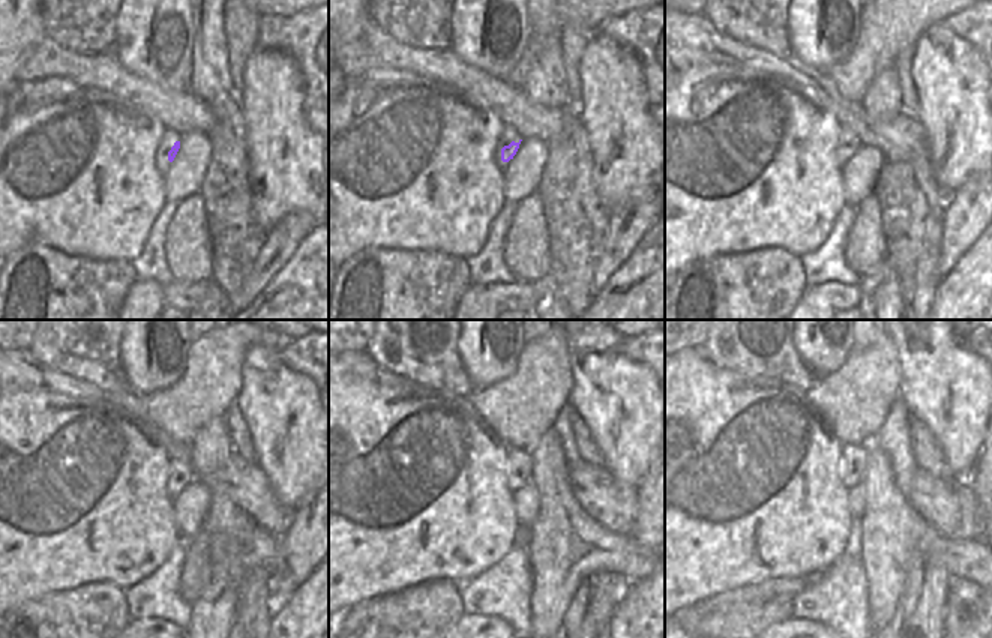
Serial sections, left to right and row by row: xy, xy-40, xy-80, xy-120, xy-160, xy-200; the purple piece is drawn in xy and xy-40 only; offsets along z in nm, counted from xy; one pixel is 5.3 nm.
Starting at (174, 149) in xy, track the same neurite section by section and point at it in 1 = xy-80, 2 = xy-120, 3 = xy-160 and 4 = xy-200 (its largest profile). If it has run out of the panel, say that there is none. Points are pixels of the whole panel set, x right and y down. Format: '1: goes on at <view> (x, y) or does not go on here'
1: goes on at xy-80 (842, 153)
2: goes on at xy-120 (185, 473)
3: goes on at xy-160 (518, 458)
4: goes on at xy-200 (853, 457)

